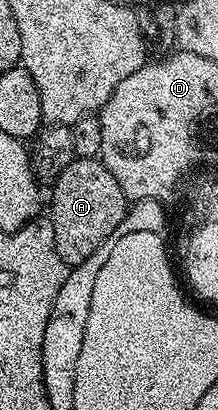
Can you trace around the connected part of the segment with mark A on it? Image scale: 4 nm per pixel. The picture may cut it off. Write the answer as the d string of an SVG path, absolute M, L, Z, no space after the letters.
M74 158L67 168L52 183L53 203L49 210L55 228L55 248L66 266L72 268L86 262L104 243L117 234L119 224L123 224L127 209L127 199L123 188L107 172L100 158Z

